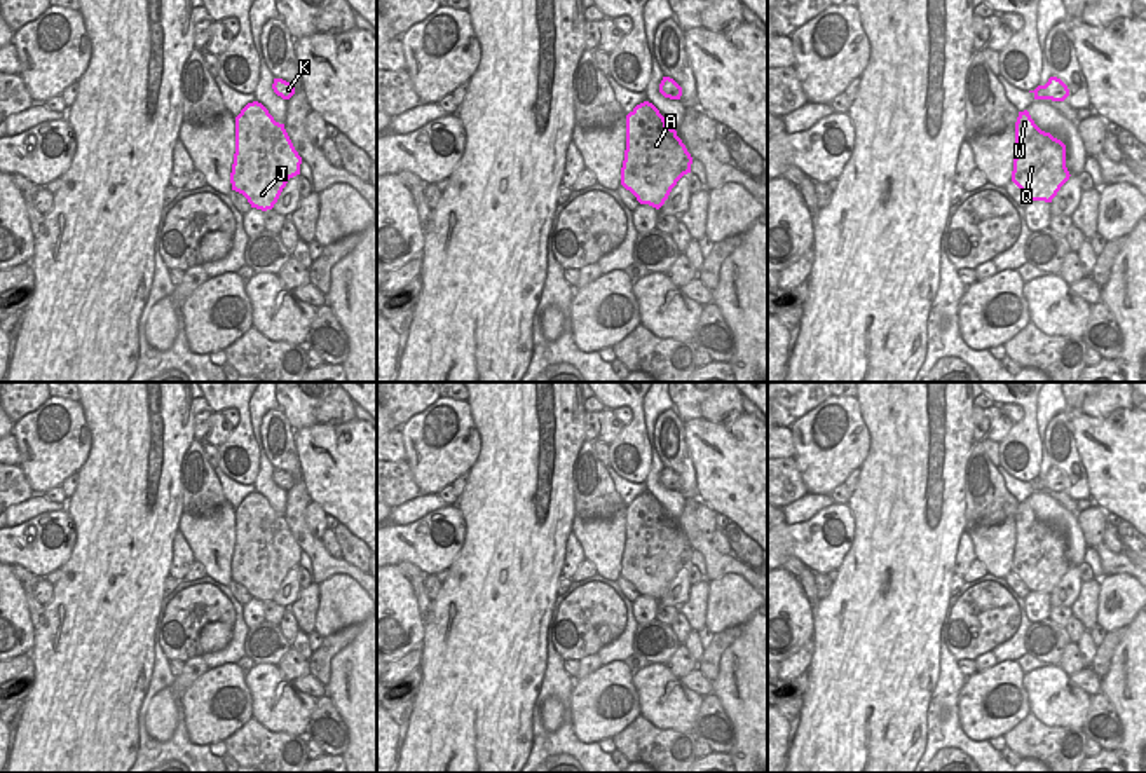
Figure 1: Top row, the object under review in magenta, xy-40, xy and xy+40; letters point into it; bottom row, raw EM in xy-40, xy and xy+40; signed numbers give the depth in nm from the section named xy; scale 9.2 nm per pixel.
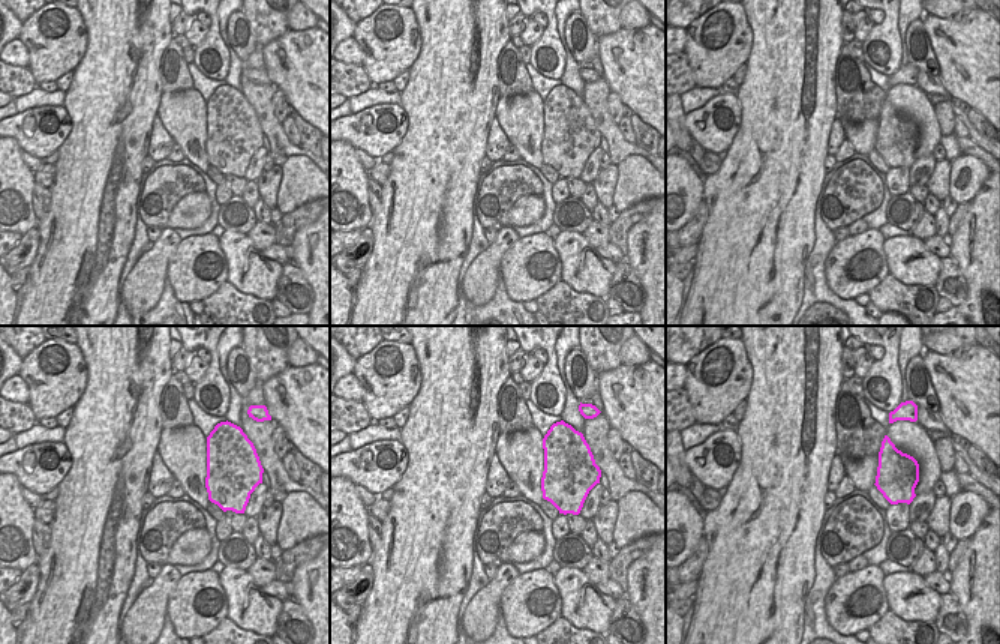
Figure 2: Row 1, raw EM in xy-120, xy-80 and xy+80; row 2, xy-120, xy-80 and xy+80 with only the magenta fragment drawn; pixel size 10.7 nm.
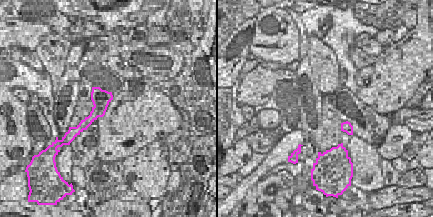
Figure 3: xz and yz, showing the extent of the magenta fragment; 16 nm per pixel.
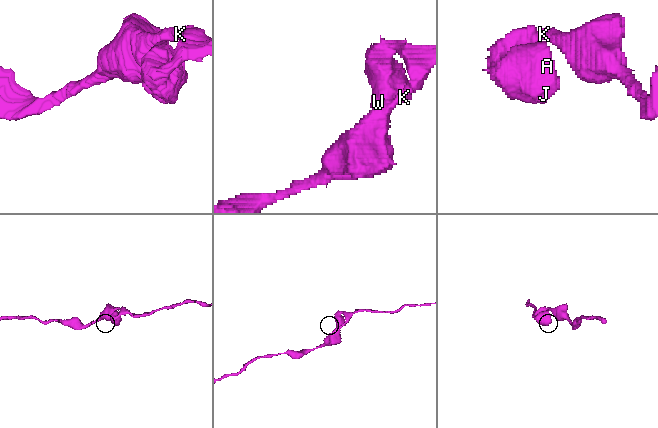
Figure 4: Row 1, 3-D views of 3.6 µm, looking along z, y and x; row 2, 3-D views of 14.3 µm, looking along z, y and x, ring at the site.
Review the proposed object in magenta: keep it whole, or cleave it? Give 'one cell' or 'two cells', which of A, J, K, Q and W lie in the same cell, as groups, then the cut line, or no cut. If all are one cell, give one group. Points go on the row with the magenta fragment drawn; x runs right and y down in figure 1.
one cell | A J K Q W | no cut

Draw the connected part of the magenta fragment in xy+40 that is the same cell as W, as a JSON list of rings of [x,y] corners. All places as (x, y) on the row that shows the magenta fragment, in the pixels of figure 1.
[[[1027,110],[1019,112],[1012,181],[1029,201],[1052,202],[1069,176],[1066,145],[1041,131]]]

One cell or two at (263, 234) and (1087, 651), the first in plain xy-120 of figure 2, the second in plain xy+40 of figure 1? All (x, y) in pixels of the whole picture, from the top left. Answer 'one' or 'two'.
two

